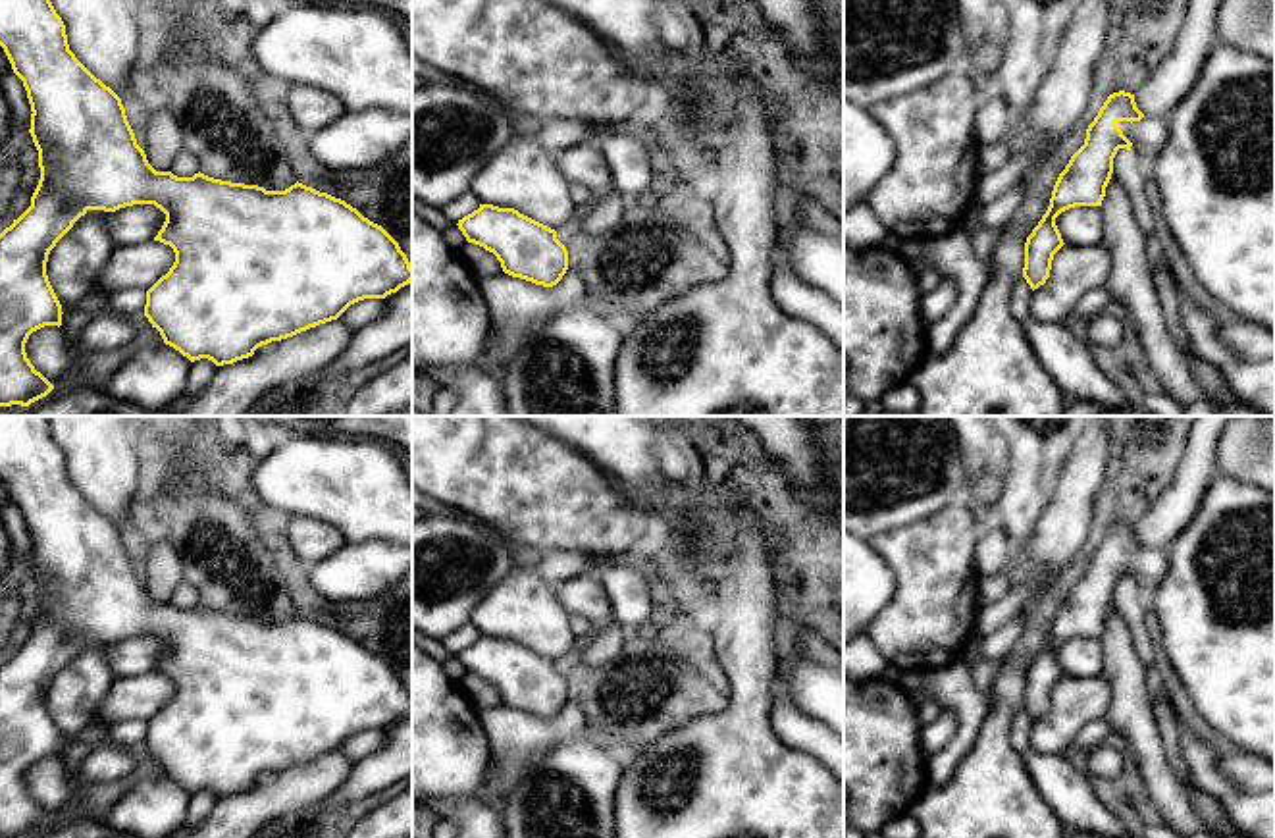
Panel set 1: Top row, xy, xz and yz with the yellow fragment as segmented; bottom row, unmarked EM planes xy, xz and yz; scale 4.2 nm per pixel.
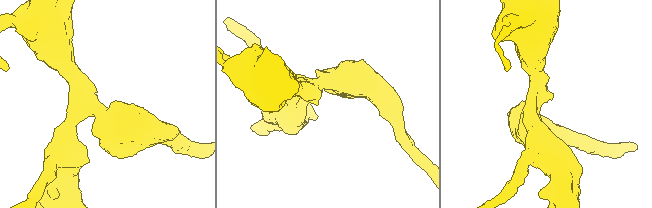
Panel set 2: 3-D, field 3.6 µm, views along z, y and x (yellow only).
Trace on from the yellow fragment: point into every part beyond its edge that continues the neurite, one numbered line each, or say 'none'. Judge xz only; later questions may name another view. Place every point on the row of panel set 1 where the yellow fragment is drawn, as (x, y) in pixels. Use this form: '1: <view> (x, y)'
none

